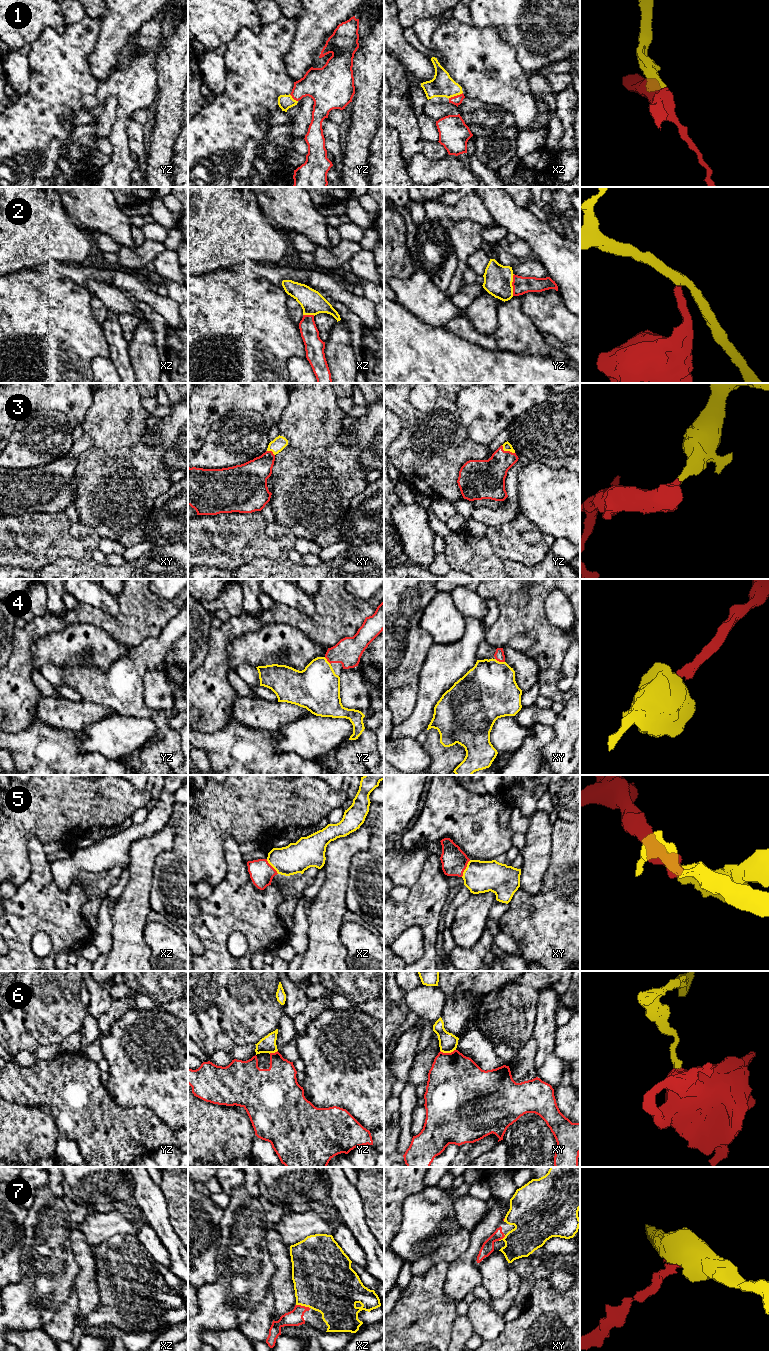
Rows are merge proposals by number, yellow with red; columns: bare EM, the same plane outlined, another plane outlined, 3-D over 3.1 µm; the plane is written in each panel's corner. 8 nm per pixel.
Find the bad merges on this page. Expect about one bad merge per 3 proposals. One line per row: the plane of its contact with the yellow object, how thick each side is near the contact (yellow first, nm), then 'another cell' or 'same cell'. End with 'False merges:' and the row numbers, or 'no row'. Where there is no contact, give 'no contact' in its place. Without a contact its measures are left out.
1: contact in xz; calibres 190 and 80 nm; same cell
2: contact in yz; calibres 220 and 140 nm; same cell
3: contact in yz; calibres 70 and 260 nm; same cell
4: contact in xy; calibres 460 and 80 nm; same cell
5: contact in xy; calibres 260 and 220 nm; same cell
6: contact in xy; calibres 150 and 440 nm; another cell
7: contact in xz; calibres 480 and 130 nm; same cell
False merges: 6

